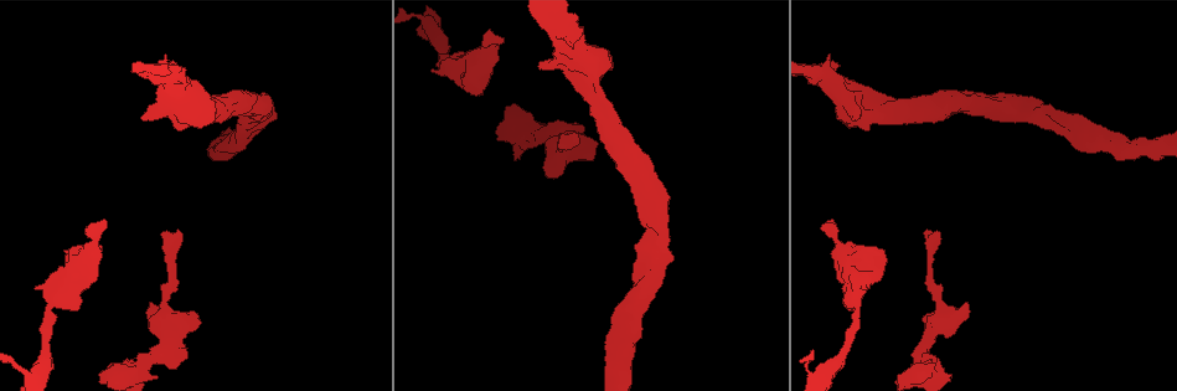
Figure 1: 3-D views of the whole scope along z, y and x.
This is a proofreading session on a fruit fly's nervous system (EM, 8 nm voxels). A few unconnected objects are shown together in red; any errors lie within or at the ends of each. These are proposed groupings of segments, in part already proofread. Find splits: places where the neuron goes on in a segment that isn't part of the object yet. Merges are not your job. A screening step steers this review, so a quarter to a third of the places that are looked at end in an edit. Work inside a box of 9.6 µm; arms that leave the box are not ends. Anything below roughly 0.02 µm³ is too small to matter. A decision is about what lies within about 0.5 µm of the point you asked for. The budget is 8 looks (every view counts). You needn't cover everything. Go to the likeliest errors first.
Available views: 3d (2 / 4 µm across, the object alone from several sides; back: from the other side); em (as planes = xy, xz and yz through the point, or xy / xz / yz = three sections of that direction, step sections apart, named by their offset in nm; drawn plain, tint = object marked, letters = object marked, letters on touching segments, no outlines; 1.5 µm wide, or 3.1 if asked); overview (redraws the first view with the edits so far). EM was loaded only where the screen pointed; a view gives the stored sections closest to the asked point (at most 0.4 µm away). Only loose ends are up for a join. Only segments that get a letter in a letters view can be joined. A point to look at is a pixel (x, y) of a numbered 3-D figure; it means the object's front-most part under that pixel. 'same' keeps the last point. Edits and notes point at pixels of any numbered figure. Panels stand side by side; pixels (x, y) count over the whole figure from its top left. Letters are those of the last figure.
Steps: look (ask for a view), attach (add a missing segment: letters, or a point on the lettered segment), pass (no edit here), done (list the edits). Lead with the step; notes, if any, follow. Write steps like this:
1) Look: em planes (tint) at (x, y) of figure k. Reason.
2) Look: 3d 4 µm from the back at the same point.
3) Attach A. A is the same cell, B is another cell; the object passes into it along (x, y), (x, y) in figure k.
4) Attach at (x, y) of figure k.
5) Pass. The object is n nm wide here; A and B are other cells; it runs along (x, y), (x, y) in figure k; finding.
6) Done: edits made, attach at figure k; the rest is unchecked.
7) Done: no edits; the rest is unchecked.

Look: em xz step 8 (letters) at (499, 38) of figure 1. Free end.

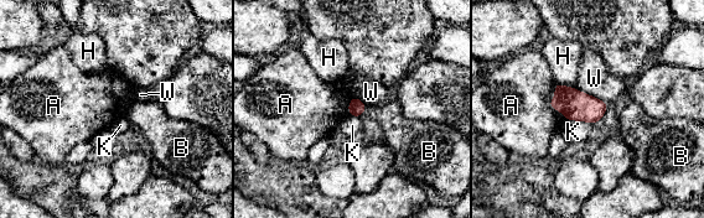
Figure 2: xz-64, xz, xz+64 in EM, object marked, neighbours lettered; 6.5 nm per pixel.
Pass. A, B, H, K and W are other cells; no lettered segment goes on from it.

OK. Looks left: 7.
Look: em 3.1 µm planes (plain) at (966, 302) of figure 1. Thick end.

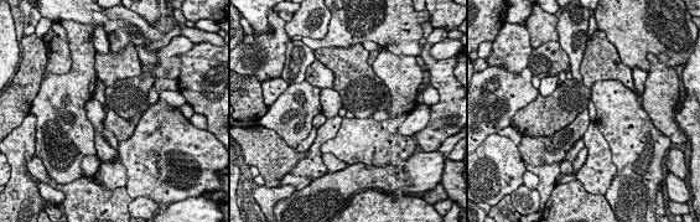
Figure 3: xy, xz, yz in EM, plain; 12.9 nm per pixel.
Look: em 3.1 µm planes (letters) at the same point.

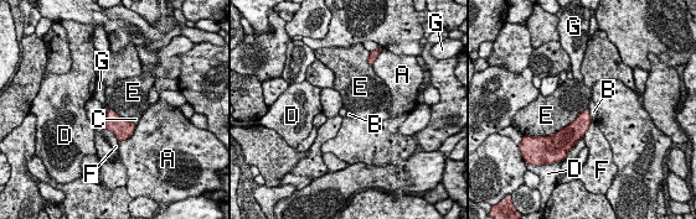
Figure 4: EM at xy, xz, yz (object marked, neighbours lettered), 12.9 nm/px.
Pass. A, B, C, D, E, F and G are other cells; a border runs along (587, 108), (572, 121), (552, 134) in figure 4; none of them fits.

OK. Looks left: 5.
Look: em planes (letters) at (1090, 152) of figure 1. An open end.

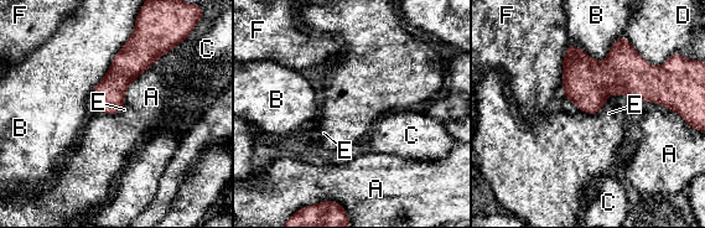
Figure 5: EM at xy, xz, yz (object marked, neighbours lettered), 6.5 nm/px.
Pass. A, B, C, D, E and F are other cells; a border runs along (156, 61), (128, 86) in figure 5; no lettered segment goes on from it.

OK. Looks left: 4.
Done: no edits; the rest is unchecked.

